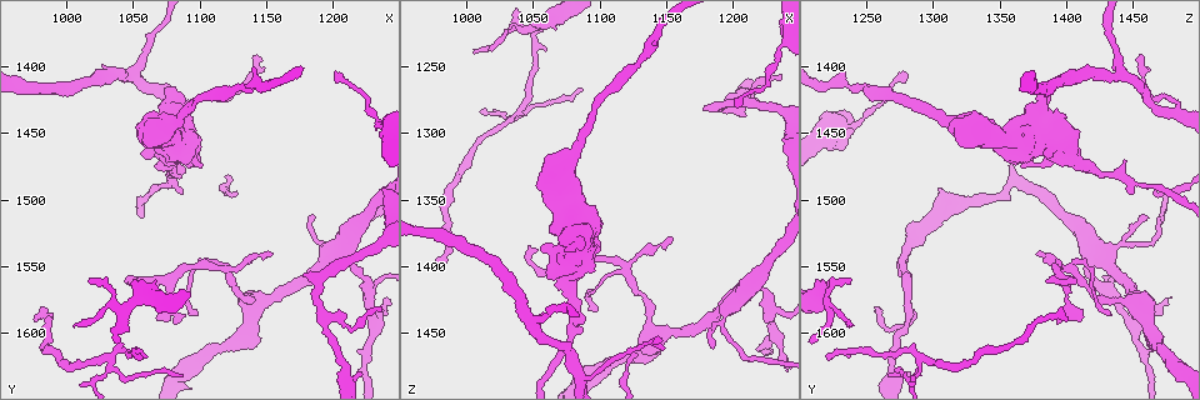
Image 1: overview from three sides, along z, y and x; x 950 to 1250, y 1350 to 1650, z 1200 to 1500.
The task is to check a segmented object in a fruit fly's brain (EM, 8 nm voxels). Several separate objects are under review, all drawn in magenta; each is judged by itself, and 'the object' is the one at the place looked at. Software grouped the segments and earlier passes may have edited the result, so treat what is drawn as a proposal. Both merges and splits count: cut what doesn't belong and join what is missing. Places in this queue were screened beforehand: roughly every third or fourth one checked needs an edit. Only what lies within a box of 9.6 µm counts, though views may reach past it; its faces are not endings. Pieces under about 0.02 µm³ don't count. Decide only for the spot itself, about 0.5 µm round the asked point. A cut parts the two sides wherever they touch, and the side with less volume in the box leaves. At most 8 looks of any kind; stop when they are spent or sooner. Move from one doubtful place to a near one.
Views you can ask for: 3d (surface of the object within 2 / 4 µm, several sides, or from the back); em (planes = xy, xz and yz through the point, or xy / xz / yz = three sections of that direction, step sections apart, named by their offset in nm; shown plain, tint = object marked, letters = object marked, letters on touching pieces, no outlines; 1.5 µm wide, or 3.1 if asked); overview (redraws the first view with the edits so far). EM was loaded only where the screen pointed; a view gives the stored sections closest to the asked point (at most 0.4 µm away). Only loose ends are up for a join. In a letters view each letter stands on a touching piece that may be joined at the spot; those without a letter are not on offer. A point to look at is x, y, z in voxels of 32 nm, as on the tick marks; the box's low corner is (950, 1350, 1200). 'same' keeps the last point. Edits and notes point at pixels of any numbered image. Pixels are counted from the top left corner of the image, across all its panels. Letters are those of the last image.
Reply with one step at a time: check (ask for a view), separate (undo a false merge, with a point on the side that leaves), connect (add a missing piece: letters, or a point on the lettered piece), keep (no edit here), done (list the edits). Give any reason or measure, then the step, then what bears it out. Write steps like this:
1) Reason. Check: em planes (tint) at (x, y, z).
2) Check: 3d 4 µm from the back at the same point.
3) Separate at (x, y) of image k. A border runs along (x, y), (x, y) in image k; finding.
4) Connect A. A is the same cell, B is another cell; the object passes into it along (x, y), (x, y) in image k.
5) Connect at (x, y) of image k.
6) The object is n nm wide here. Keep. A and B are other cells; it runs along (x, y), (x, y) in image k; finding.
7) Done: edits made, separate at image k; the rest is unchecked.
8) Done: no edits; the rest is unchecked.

Check: 3d 4 µm at (982, 1590, 1402).

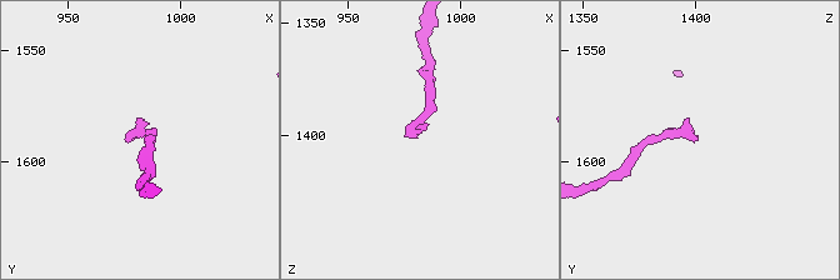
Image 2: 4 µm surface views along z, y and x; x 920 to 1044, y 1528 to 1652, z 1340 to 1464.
Now the EM. Check: em planes (tint) at (980, 1590, 1401).

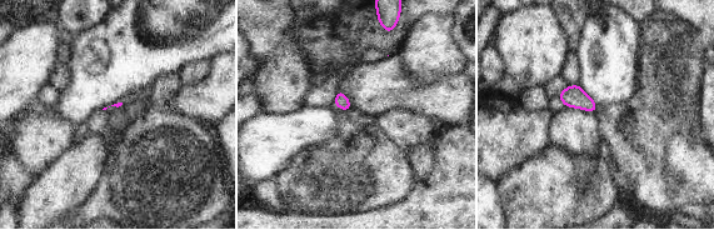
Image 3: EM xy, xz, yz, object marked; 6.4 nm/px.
Check: em planes (letters) at the same point.

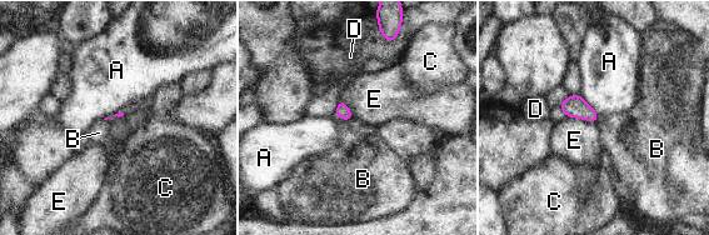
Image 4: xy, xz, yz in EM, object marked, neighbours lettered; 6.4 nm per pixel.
Connect B. B is the same cell, A, C, D and E are other cells; the object passes into it along (343, 111), (344, 120), (362, 154) in image 4; the neuron continues.

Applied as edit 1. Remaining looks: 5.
Redraw. Check: overview.

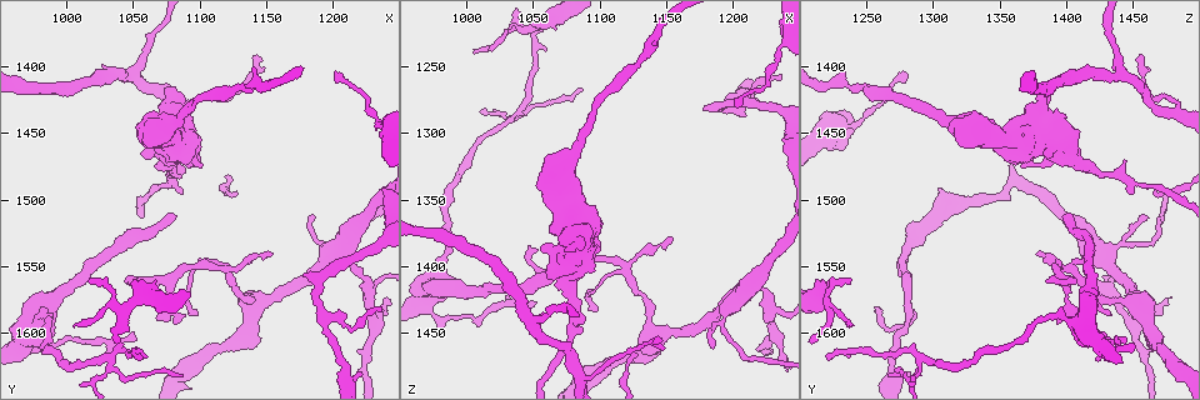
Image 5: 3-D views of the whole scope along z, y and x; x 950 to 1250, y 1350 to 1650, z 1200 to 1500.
Tapers out. Check: 3d 4 µm from the back at (1058, 1618, 1222).

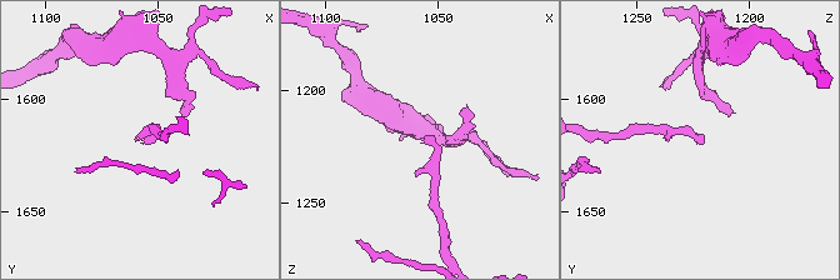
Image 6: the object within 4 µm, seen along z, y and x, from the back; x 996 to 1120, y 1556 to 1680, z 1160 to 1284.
Check: em planes (letters) at (1058, 1619, 1224).

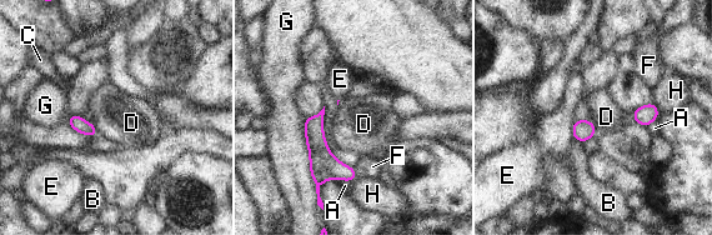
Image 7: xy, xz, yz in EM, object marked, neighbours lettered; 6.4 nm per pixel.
Keep. A, B, C, D, E, F, G and H are other cells; a border runs along (590, 119), (596, 135) in image 7; none of them fits.

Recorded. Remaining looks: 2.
An open end. Check: em yz step 4 (letters) at (1084, 1496, 1450).

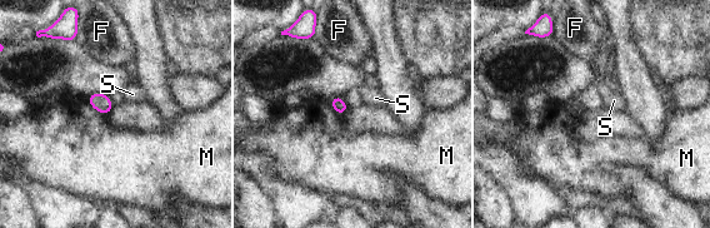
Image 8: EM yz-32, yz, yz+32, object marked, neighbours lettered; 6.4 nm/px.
Cut it another way. Check: em planes (letters) at the same point.

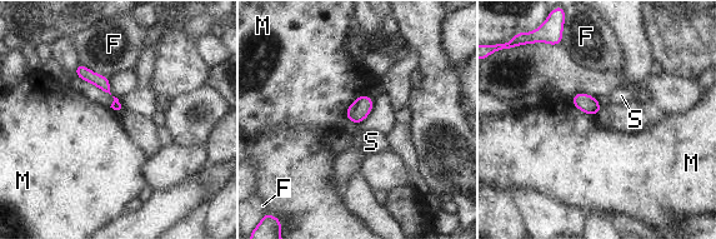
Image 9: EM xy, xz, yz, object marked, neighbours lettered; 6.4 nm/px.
Keep. F, M and S are other cells; it runs along (80, 68), (108, 90), (120, 109) in image 9; no lettered piece goes on from it.

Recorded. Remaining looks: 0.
Done: edits made, connect at image 4; the rest is unchecked.

